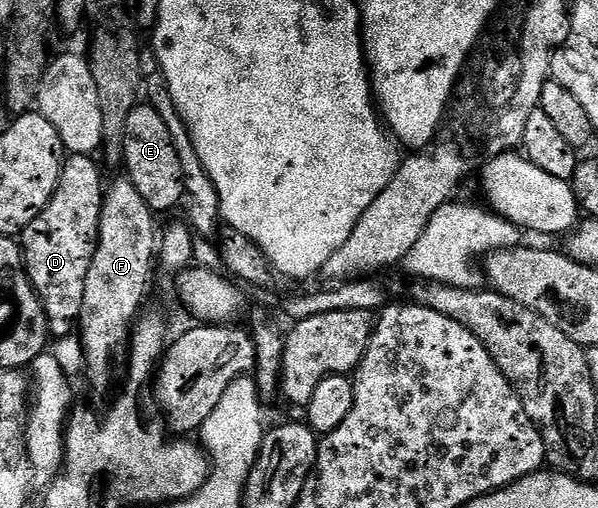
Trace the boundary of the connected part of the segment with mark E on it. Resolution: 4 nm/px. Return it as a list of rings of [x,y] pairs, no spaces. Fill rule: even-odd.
[[[136,104],[129,112],[123,141],[123,166],[126,177],[131,179],[133,188],[141,192],[151,210],[171,210],[184,201],[181,163],[174,148],[174,138],[170,136],[166,122],[148,104]]]

